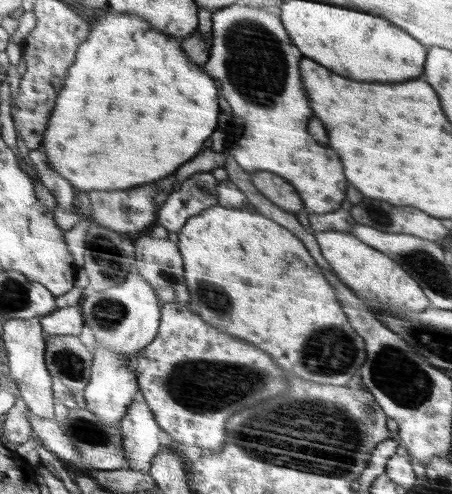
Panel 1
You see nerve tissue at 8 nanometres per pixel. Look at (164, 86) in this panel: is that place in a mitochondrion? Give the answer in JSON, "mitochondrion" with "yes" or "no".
{"mitochondrion":"no"}

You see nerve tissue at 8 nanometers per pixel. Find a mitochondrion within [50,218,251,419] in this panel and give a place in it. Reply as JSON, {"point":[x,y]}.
{"point":[109,313]}

